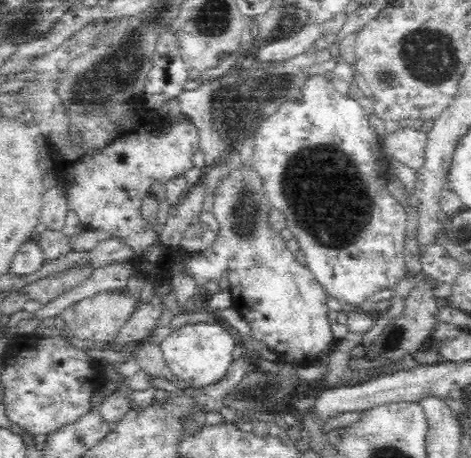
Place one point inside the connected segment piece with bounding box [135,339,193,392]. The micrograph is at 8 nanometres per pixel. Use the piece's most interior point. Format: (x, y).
(150, 357)

